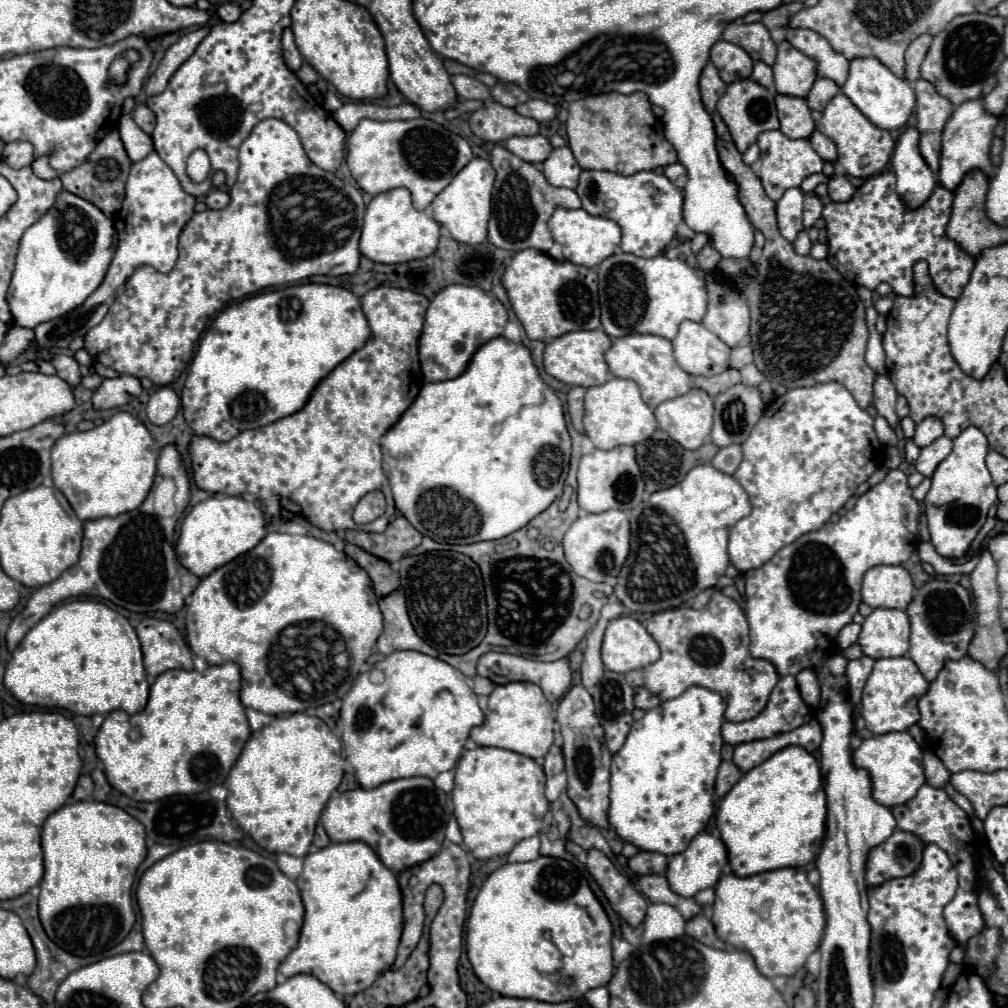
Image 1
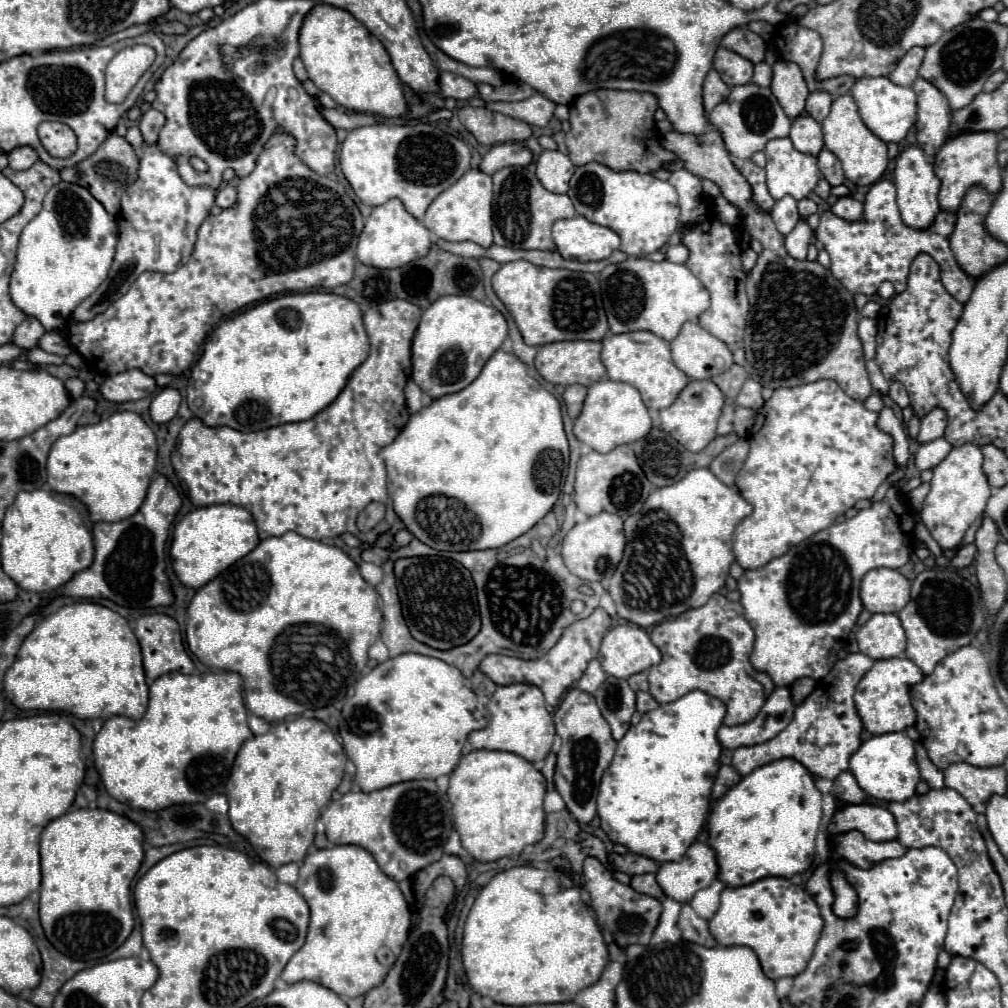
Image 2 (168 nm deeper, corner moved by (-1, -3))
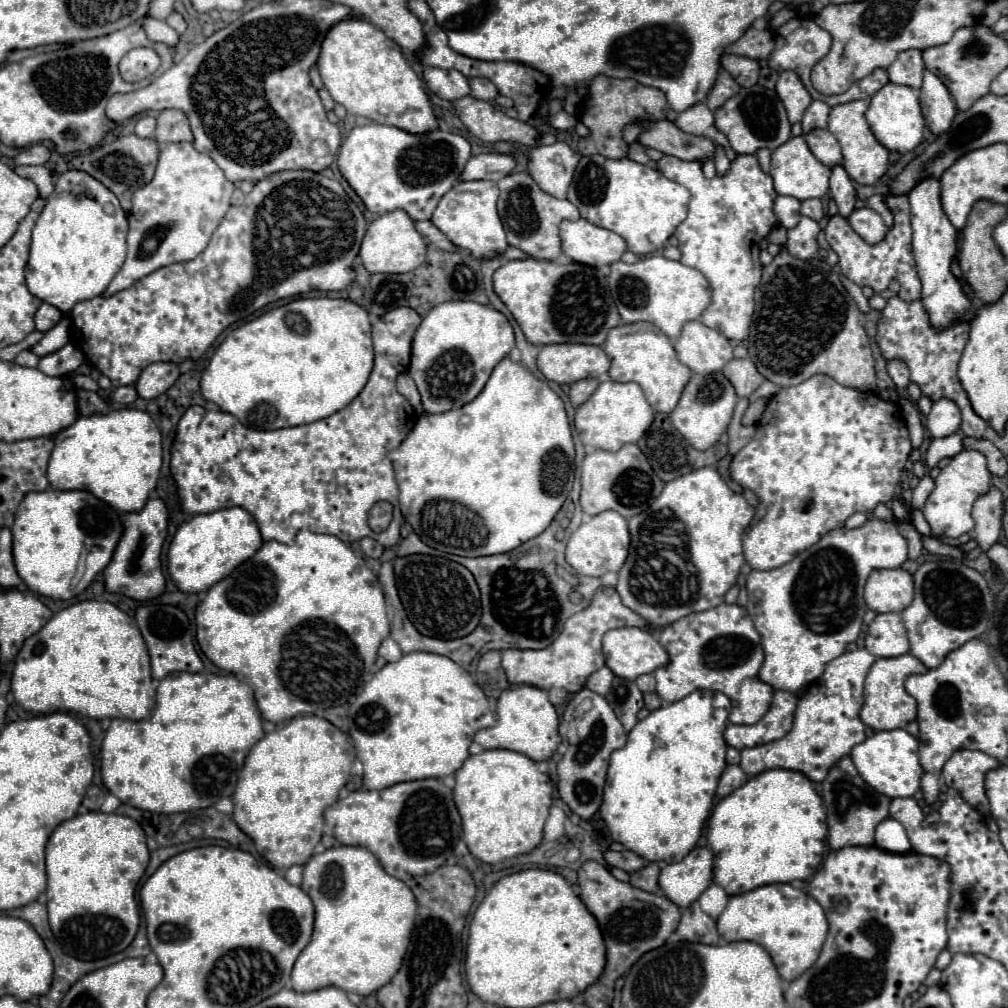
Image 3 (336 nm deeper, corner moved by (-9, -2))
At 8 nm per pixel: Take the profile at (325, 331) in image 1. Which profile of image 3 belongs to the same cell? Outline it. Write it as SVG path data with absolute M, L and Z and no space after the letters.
M301 298L235 328L215 350L201 376L201 394L253 430L279 430L317 422L345 408L365 386L373 368L369 314L341 298Z

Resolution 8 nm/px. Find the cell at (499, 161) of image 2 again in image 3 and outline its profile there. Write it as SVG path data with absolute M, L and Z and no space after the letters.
M479 154L471 156L461 172L459 182L473 182L473 180L491 180L499 182L507 176L515 166L515 160L503 154Z

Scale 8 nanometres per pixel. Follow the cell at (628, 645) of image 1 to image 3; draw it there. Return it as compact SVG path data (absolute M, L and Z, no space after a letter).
M615 628L603 636L603 654L611 672L625 680L635 680L669 662L663 646L641 628Z

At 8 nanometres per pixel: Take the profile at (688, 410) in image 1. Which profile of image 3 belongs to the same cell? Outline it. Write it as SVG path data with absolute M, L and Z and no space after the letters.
M713 372L713 374L705 374L705 376L693 374L681 394L677 408L668 414L669 420L693 448L707 450L707 448L715 446L719 442L721 434L727 430L737 400L739 398L735 394L733 384L721 372Z

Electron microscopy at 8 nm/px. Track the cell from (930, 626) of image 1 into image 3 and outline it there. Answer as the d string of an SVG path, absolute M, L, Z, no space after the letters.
M951 558L921 564L913 574L913 580L915 598L901 612L911 642L909 652L927 668L935 668L951 650L973 638L979 638L989 628L993 620L995 598L985 578L977 570Z

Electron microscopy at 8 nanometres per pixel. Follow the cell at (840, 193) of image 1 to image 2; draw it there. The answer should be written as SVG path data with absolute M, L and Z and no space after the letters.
M839 197L837 203L831 207L831 211L837 215L837 217L843 217L847 221L857 221L863 217L863 203L859 203L855 197Z

